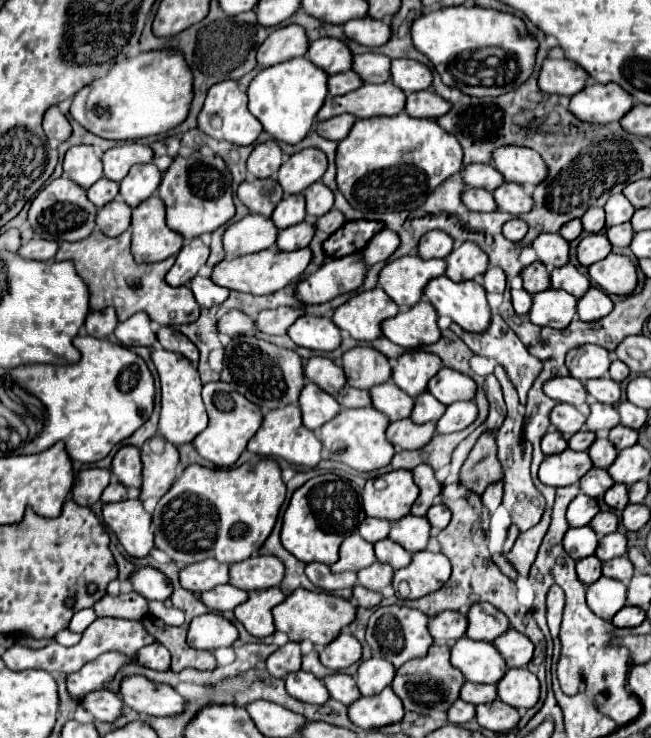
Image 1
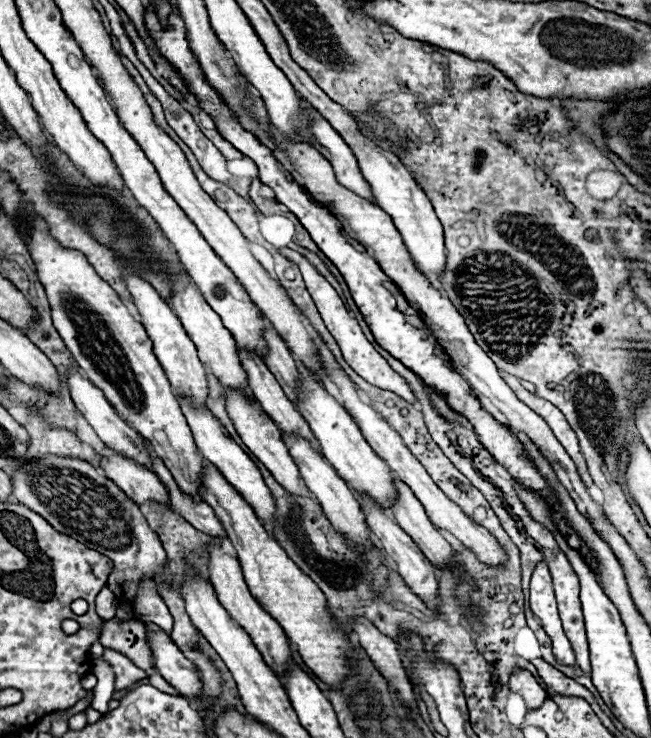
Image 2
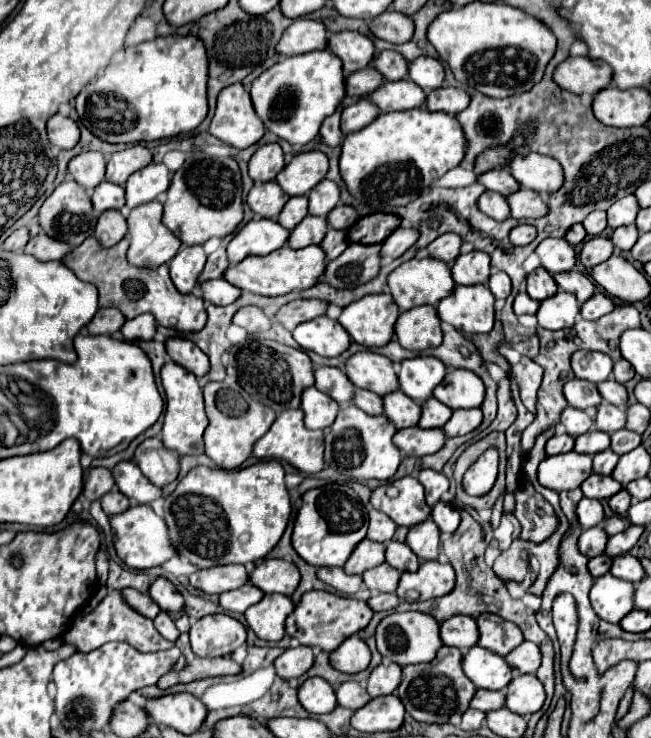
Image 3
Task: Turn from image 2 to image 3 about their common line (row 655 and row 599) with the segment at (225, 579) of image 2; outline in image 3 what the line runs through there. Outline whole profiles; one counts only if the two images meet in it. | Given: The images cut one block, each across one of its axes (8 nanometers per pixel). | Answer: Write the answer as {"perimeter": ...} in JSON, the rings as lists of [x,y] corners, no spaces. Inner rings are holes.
{"perimeter":[[[264,594],[264,598],[250,606],[244,616],[254,634],[262,640],[280,640],[284,636],[284,620],[294,610],[294,602],[284,594]]]}

